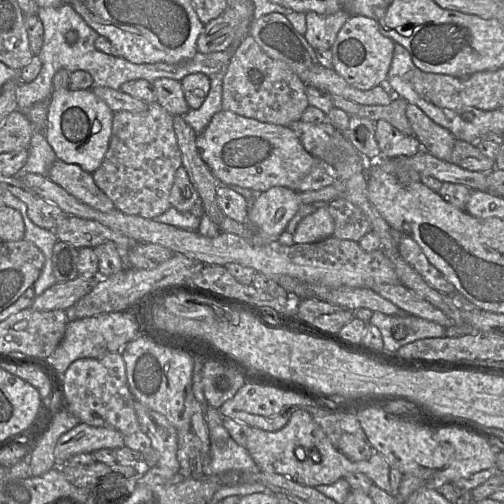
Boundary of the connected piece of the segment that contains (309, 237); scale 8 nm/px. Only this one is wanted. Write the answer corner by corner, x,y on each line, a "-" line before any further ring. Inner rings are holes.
320,205
315,212
303,218
293,233
296,244
315,243
333,235
334,219
327,205

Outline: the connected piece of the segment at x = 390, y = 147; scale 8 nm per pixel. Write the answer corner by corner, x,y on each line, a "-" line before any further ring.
385,120
375,123
375,138
384,159
412,157
423,150
414,135
405,135

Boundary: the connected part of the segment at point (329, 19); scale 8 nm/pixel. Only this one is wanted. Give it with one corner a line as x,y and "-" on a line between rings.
343,10
329,15
307,12
305,16
307,31
304,37
315,50
331,49
340,29
351,17

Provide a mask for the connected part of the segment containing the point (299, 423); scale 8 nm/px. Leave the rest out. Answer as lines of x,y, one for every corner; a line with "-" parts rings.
304,409
296,410
287,425
278,431
250,427
246,449
261,471
287,476
303,485
330,485
348,473
361,472
369,477
374,485
391,495
391,467
382,454
374,452
371,458
365,461
350,460
331,443
312,415

